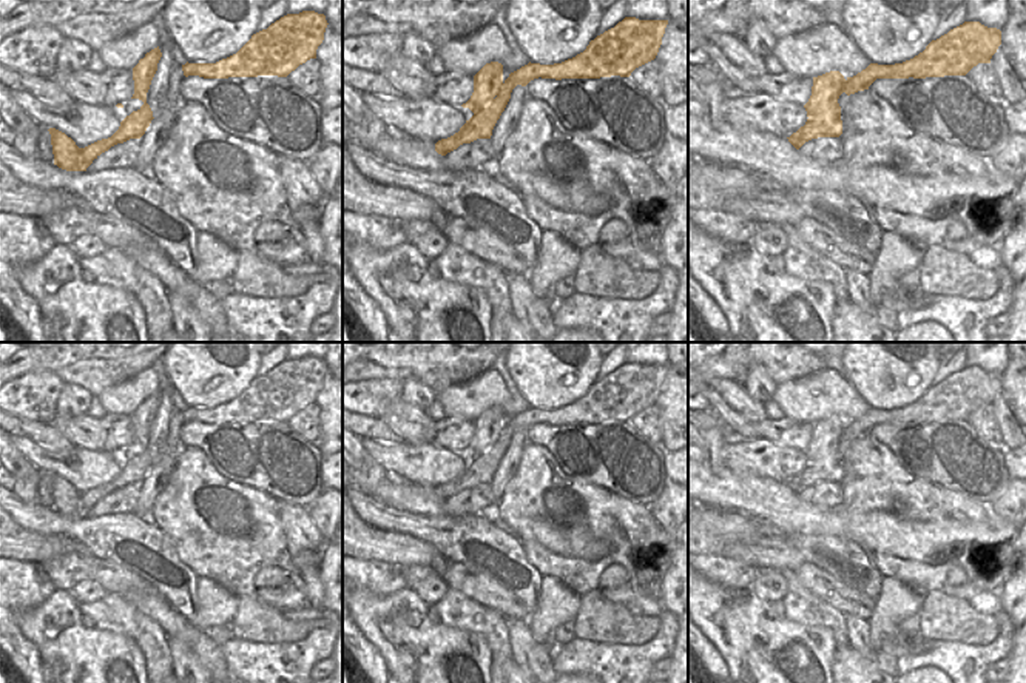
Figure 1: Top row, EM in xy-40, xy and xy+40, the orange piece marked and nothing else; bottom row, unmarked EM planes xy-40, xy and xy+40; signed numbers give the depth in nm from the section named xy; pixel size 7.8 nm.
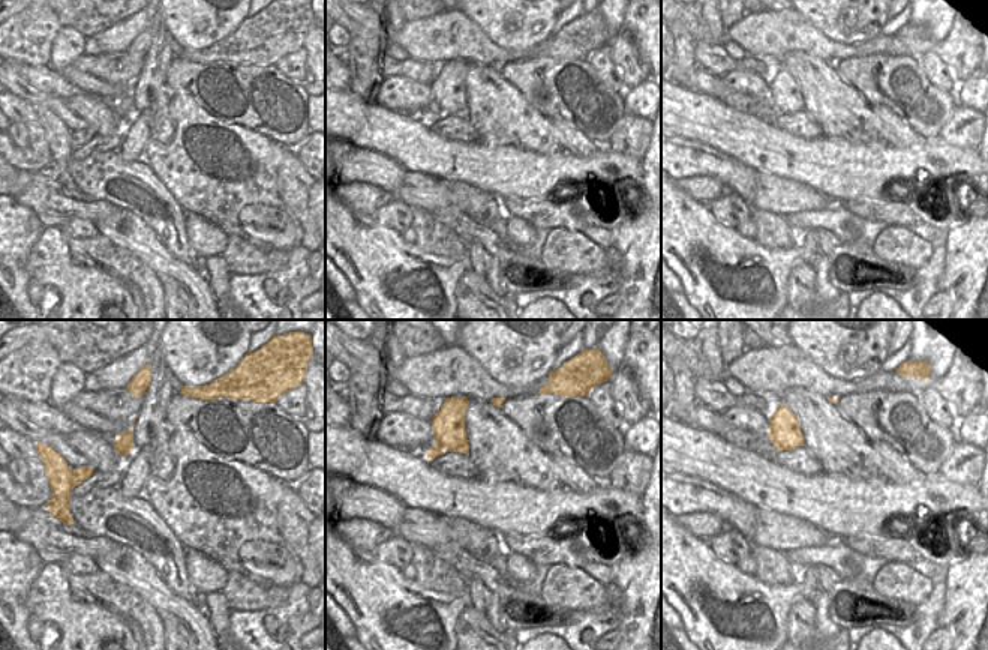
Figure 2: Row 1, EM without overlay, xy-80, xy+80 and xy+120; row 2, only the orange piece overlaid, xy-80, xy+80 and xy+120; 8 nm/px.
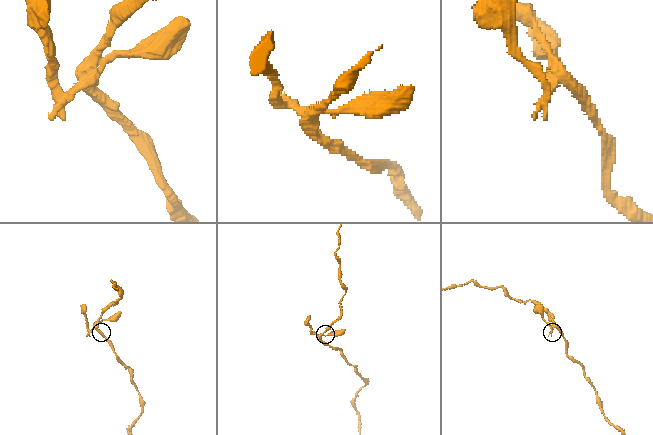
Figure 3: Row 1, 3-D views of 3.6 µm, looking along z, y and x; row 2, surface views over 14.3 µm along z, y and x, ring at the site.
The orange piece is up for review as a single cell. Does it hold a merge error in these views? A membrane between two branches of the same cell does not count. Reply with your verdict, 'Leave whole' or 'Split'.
Split.

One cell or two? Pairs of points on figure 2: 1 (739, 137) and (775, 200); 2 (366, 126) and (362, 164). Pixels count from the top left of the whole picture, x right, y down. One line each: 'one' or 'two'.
1: two
2: two

